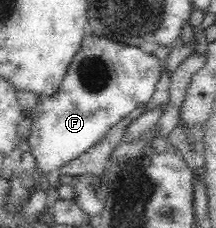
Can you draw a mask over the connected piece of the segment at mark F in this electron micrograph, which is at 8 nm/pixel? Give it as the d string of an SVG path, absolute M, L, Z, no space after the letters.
M86 35L64 76L62 88L51 97L38 98L37 105L31 114L33 123L23 147L34 156L37 173L48 178L61 166L92 148L113 126L116 126L133 110L150 102L153 93L158 88L158 80L162 72L162 63L152 53L148 54L136 47L136 44L127 45L106 39L106 37Z

